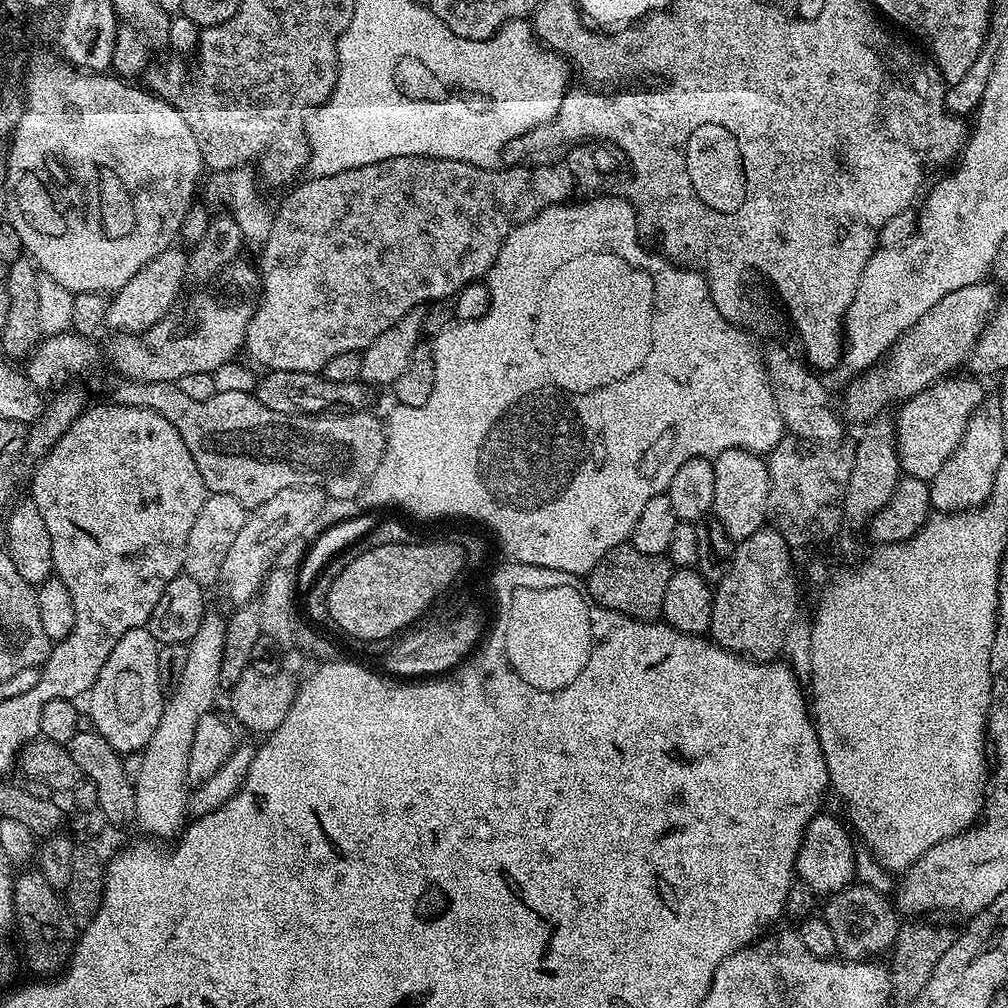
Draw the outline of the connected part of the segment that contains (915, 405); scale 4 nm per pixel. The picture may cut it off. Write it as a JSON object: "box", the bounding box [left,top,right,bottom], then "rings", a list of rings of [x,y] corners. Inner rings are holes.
{"box":[895,374,982,482],"rings":[[[952,374],[931,384],[926,390],[908,397],[899,405],[900,413],[895,413],[896,454],[900,457],[901,469],[908,476],[931,482],[934,474],[942,470],[946,458],[958,450],[962,434],[966,434],[966,424],[970,414],[979,406],[982,399],[979,379],[971,375]]]}

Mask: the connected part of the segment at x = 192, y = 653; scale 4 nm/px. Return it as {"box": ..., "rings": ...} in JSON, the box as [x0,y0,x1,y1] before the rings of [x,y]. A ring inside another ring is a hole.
{"box":[134,614,224,842],"rings":[[[212,614],[205,615],[198,634],[194,634],[194,638],[188,641],[186,670],[165,699],[164,713],[158,722],[158,730],[150,738],[148,745],[143,748],[142,755],[139,757],[139,759],[141,758],[140,769],[134,772],[135,823],[140,824],[141,830],[144,831],[141,833],[160,842],[168,839],[171,841],[173,838],[179,837],[190,816],[188,811],[190,742],[194,742],[194,730],[198,730],[200,719],[213,711],[212,703],[216,700],[216,691],[222,688],[220,670],[222,668],[224,625],[223,619],[218,620]]]}

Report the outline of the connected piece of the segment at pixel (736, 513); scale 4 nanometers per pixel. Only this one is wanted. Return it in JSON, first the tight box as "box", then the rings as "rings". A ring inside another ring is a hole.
{"box":[712,448,768,542],"rings":[[[731,448],[714,458],[714,502],[712,512],[715,519],[726,526],[726,534],[734,542],[750,538],[759,528],[765,527],[768,507],[768,465],[763,455],[747,452],[744,448]]]}

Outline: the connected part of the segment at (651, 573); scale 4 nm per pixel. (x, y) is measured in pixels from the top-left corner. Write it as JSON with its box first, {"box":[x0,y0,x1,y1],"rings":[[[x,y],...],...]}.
{"box":[586,542,674,621],"rings":[[[625,542],[610,550],[586,577],[586,591],[593,602],[603,608],[621,612],[635,620],[655,621],[662,613],[666,586],[674,571],[671,560],[664,556],[647,556]]]}

